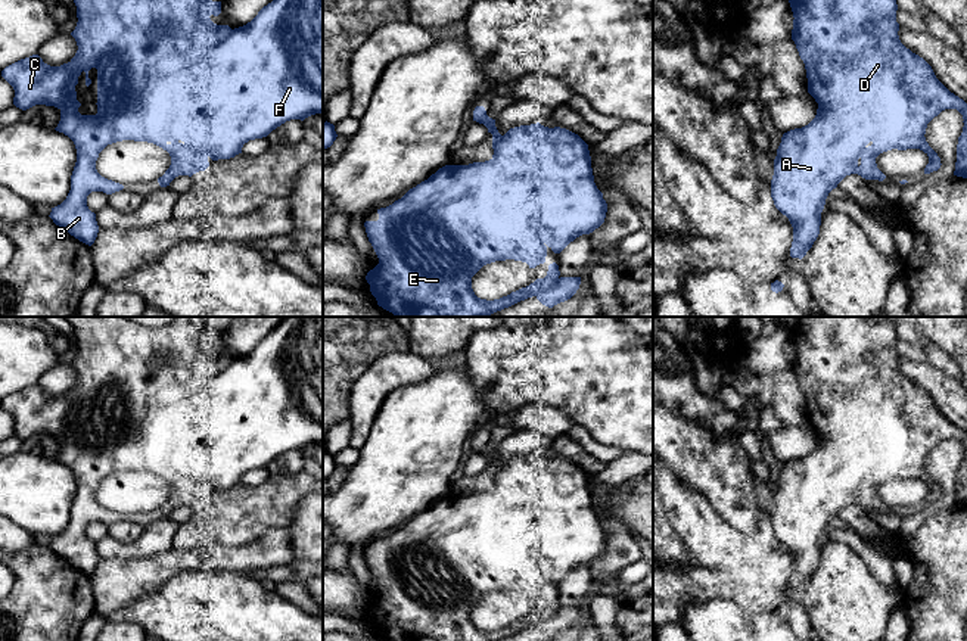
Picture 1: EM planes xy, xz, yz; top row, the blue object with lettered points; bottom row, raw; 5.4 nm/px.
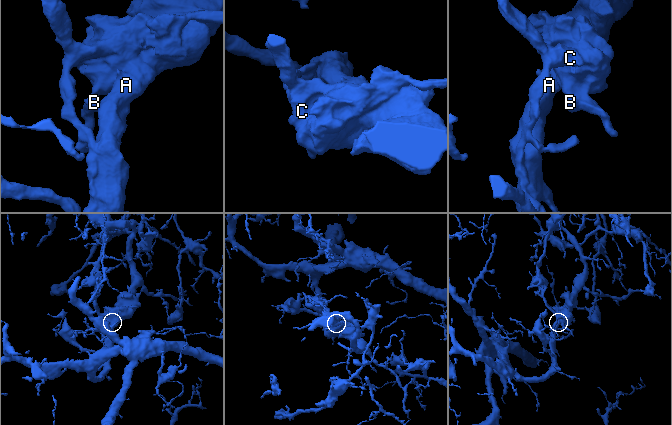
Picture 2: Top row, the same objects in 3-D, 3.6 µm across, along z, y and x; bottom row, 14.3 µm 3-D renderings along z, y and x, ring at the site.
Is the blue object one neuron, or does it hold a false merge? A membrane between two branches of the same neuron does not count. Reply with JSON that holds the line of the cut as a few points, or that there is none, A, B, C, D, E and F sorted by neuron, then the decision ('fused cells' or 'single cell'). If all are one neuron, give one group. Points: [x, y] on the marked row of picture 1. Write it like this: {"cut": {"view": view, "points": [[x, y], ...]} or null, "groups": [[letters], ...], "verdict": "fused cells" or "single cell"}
{"cut": {"view": "xy", "points": [[232, 30], [176, 78], [174, 140]]}, "groups": [["A", "F"], ["B", "C", "D", "E"]], "verdict": "fused cells"}

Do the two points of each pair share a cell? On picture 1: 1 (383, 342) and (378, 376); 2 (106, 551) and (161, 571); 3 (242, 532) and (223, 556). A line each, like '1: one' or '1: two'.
1: two
2: two
3: two

